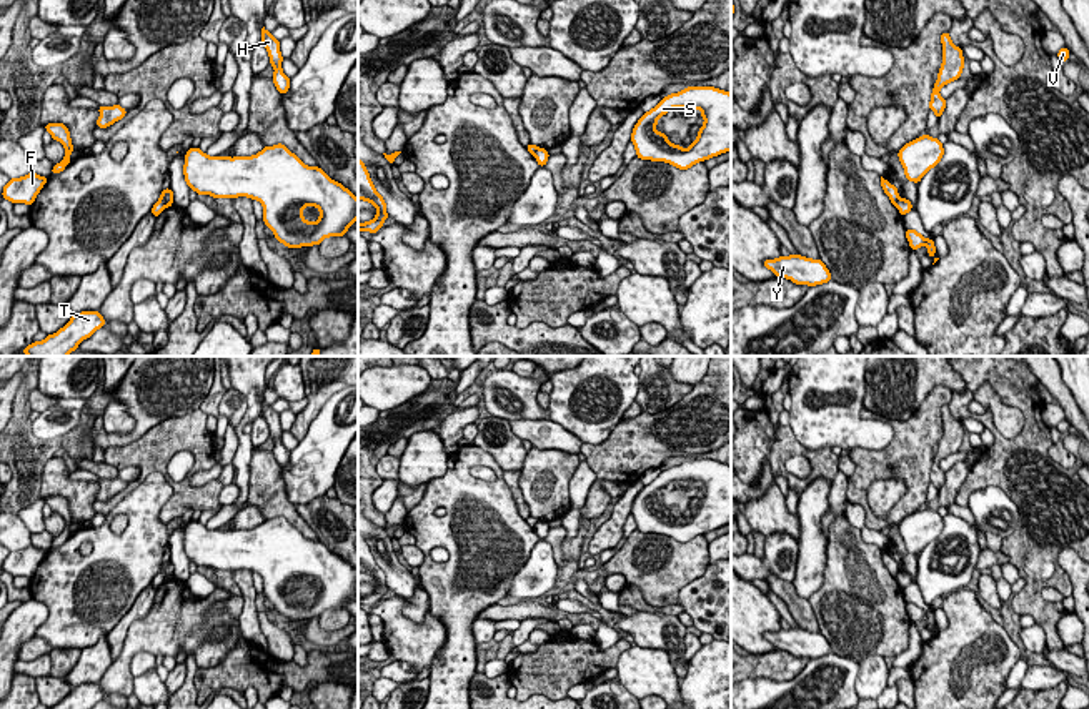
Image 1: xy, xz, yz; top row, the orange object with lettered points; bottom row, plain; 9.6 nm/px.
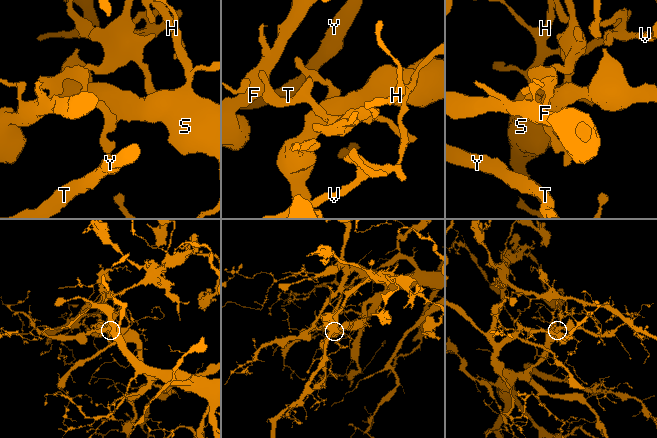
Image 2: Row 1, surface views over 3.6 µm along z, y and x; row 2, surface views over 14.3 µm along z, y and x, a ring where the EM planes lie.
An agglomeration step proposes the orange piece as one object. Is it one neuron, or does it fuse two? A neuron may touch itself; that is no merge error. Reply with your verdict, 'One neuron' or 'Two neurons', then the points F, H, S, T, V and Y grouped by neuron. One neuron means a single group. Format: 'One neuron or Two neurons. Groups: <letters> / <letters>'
Two neurons. Groups: F H S T Y / V

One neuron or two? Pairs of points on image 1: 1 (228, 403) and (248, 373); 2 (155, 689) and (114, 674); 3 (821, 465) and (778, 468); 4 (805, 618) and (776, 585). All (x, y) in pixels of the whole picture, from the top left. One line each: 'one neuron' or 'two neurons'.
1: two neurons
2: two neurons
3: one neuron
4: one neuron

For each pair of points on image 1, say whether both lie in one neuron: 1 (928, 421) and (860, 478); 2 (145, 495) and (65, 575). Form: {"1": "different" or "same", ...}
{"1": "same", "2": "same"}

